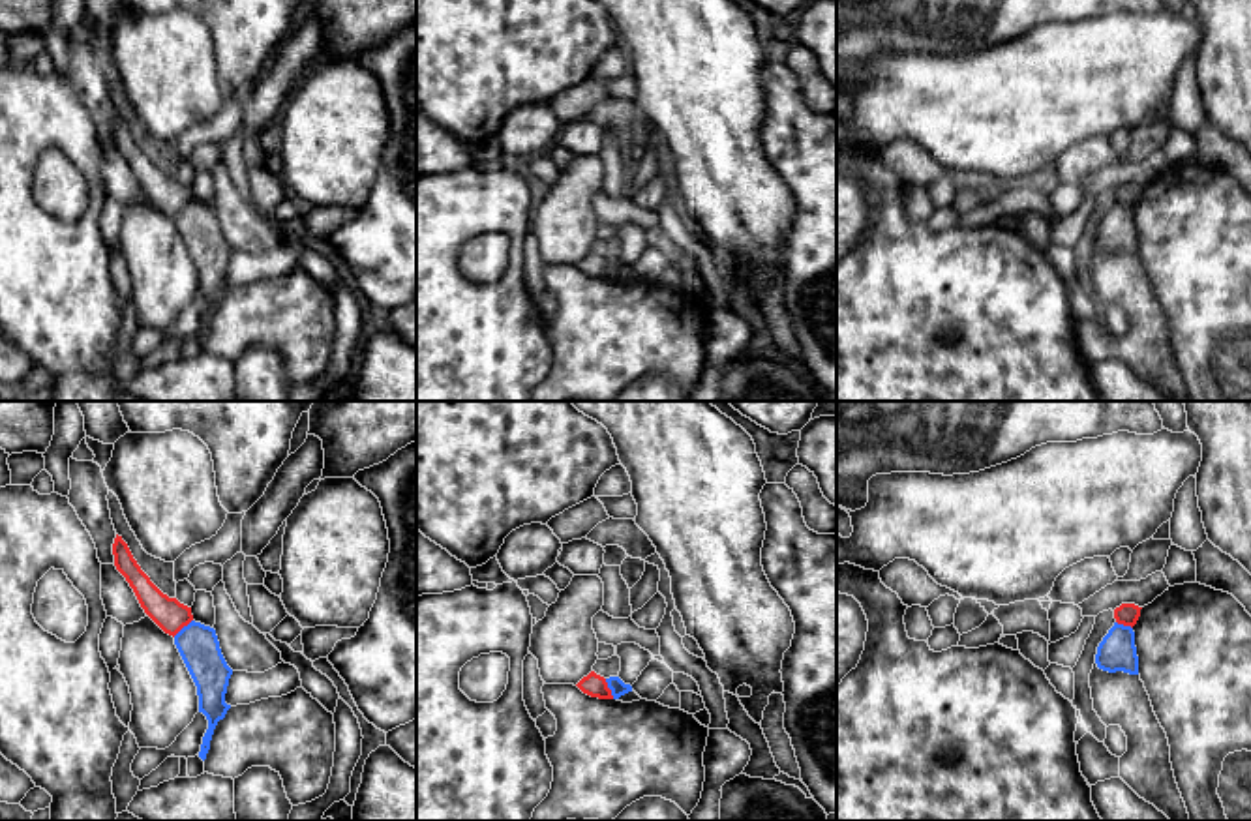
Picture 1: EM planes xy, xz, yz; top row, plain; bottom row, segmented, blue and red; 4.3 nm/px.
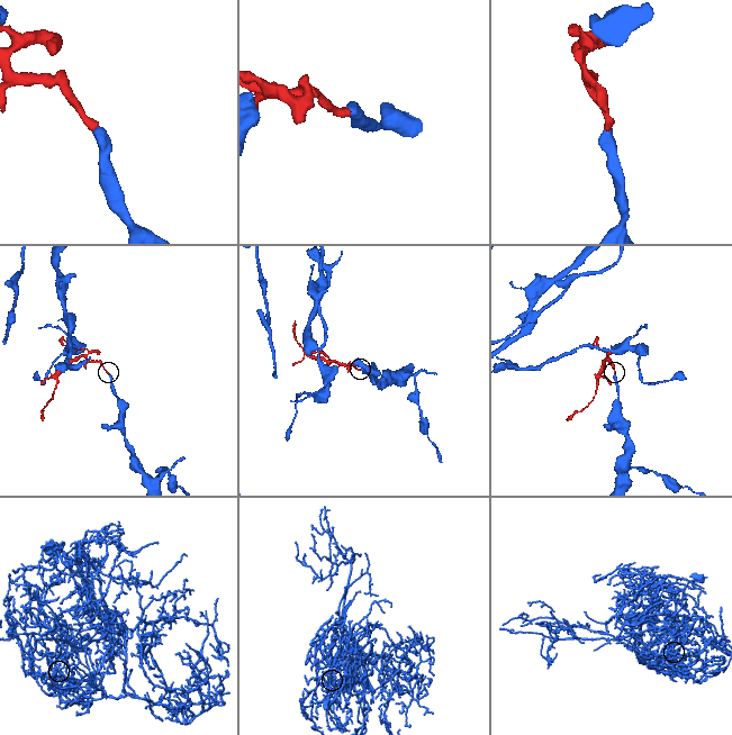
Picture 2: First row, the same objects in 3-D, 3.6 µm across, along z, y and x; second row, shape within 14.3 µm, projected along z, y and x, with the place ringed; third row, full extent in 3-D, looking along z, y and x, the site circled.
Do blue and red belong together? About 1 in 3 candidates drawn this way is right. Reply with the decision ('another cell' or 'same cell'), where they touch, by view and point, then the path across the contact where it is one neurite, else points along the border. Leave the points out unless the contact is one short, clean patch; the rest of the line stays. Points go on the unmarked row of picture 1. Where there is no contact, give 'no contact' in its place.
another cell; meets blue in xz at (608, 267); border along xz (604, 259), (614, 278)

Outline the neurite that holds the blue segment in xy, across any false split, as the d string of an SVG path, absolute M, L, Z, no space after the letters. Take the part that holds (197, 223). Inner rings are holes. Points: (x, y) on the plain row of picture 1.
M191 201L174 216L174 225L197 266L199 292L208 300L199 332L199 337L204 341L214 309L231 289L225 283L225 274L233 249L227 246L216 210L210 206Z

